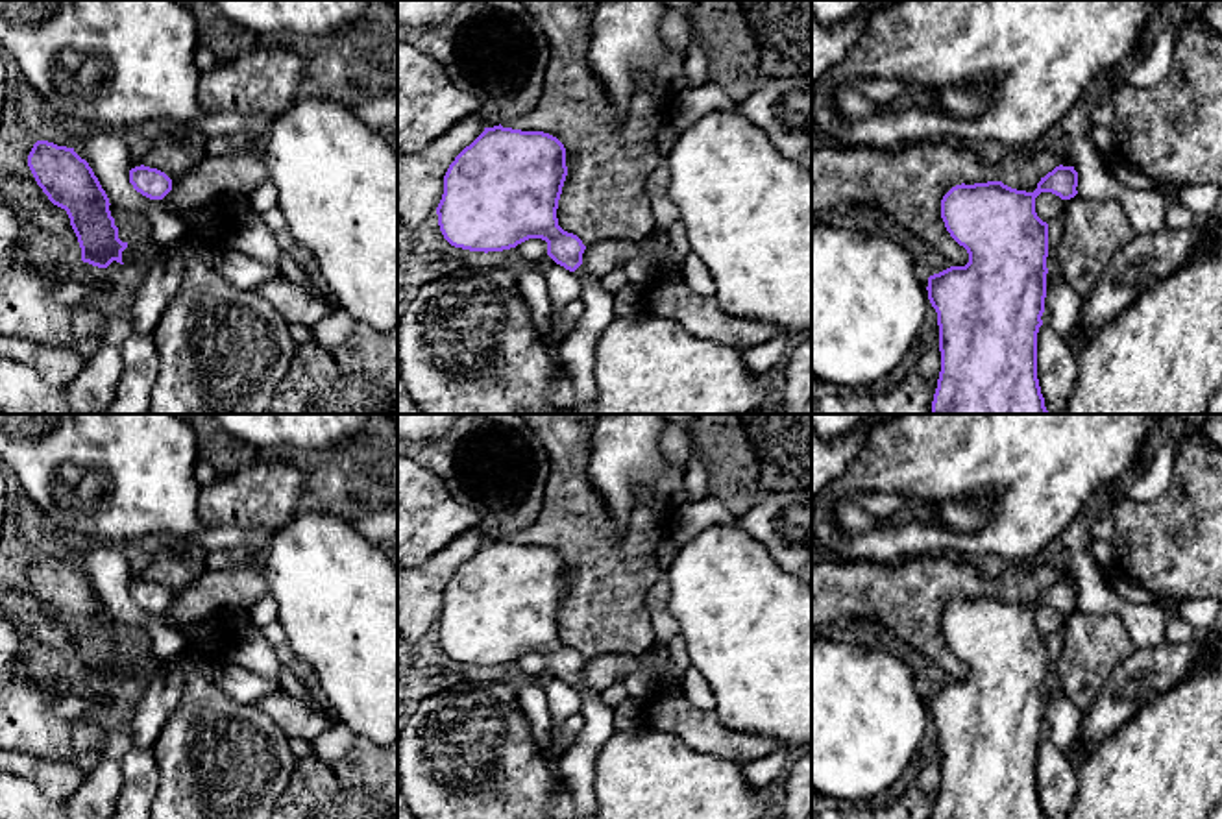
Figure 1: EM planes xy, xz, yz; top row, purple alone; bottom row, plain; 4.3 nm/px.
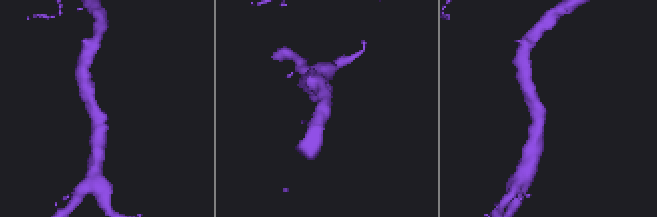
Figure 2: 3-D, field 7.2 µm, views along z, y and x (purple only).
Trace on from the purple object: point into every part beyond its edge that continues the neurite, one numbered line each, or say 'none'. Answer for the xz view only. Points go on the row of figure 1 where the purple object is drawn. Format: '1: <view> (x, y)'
1: xz (575, 352)

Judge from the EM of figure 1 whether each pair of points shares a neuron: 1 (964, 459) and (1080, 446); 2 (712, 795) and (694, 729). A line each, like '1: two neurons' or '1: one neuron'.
1: one neuron
2: two neurons

